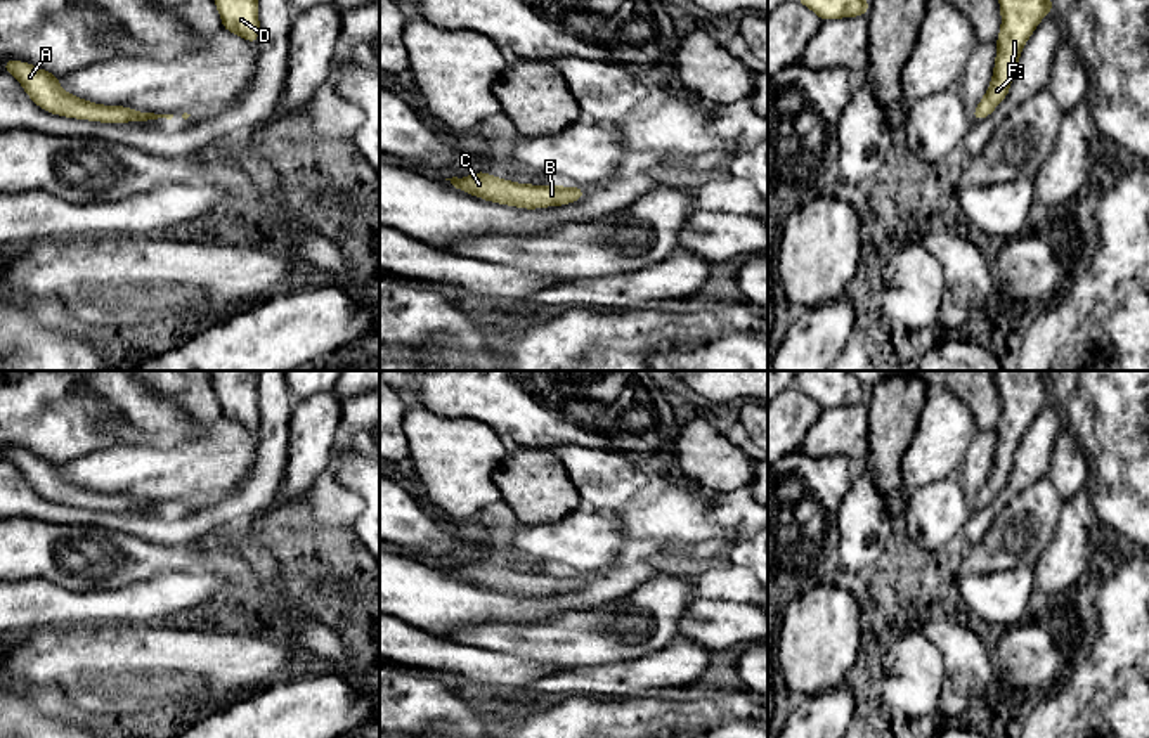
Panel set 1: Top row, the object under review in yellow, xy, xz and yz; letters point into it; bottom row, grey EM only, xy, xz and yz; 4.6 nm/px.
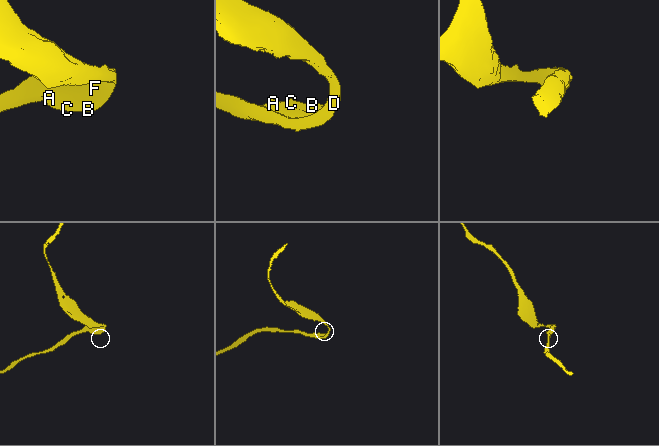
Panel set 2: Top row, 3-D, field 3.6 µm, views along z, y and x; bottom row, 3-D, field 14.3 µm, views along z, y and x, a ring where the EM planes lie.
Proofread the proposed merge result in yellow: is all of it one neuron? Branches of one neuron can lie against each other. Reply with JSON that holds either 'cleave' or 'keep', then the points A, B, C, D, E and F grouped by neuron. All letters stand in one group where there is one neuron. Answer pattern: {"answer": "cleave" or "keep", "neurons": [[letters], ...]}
{"answer": "keep", "neurons": [["A", "B", "C", "D", "E", "F"]]}

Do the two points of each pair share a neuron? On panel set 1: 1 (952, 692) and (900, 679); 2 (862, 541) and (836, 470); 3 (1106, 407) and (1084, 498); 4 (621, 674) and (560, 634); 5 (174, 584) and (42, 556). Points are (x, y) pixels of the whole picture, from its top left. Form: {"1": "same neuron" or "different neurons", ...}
{"1": "different neurons", "2": "same neuron", "3": "different neurons", "4": "different neurons", "5": "different neurons"}

